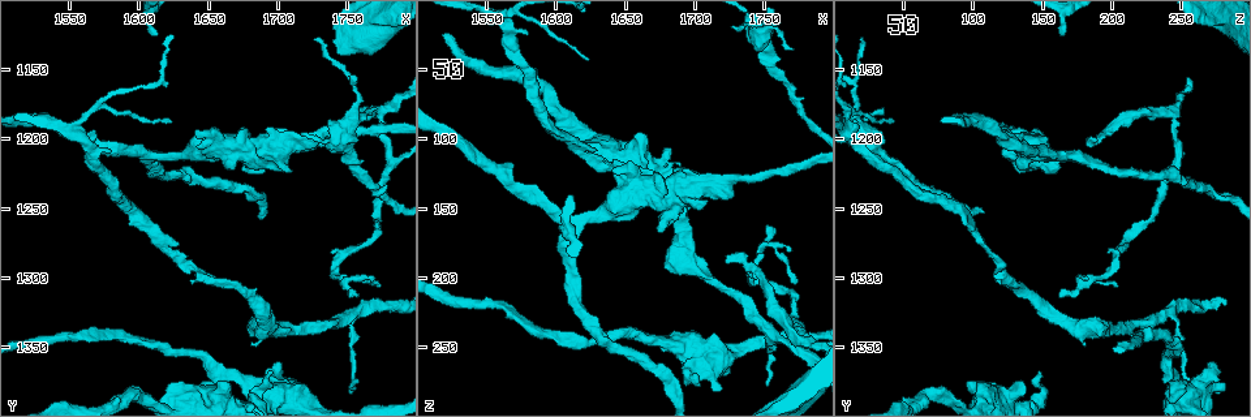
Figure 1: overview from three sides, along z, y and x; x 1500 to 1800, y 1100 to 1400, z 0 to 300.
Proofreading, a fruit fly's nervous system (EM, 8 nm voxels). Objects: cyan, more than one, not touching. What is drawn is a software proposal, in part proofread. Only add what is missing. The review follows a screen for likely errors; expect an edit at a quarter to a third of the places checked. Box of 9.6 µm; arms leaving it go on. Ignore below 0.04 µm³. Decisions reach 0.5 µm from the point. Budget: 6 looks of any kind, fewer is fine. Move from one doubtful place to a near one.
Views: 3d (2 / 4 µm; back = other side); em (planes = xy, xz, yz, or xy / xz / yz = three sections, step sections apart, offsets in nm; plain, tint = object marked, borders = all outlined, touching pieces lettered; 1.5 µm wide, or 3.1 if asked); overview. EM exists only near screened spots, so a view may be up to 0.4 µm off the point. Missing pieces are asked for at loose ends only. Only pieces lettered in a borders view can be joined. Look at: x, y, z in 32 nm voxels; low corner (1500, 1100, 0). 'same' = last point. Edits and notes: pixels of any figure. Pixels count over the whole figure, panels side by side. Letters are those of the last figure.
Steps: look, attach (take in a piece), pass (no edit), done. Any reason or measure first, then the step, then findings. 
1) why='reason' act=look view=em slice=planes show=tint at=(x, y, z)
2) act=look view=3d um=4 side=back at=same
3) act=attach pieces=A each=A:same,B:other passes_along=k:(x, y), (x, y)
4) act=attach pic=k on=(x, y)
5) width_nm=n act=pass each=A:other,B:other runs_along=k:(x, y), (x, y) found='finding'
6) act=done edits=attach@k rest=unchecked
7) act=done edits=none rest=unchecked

why='an open end' act=look view=em slice=planes show=borders at=(1644, 1196, 122)

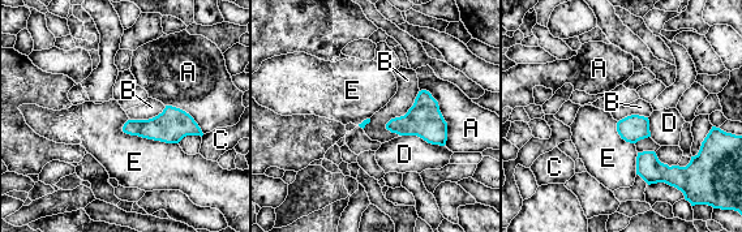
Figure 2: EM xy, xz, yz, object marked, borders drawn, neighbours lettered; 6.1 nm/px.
act=pass each=A:other,B:other,C:other,D:other,E:other found='no lettered piece goes on from it'

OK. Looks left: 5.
why='free end' act=look view=em slice=xz step=4 show=tint at=(1772, 1306, 204)

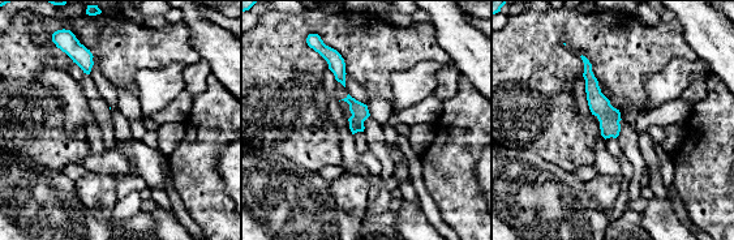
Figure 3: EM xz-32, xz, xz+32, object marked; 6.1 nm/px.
act=look view=em slice=xy step=8 show=borders at=same

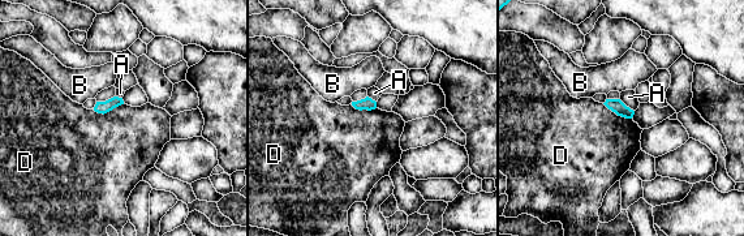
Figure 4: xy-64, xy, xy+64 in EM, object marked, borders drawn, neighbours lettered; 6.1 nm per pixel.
act=pass each=A:other,B:other,D:other border=4:(619, 99), (633, 111) found='no lettered piece goes on from it'

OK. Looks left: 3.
why='branch stops here' act=look view=em slice=xz step=8 show=tint at=(1752, 1382, 276)

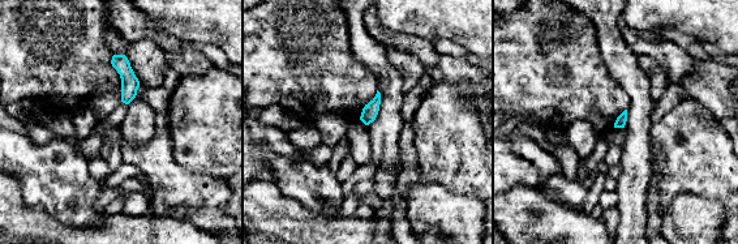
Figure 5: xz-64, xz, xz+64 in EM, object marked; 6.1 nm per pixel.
act=look view=em slice=planes show=borders at=same

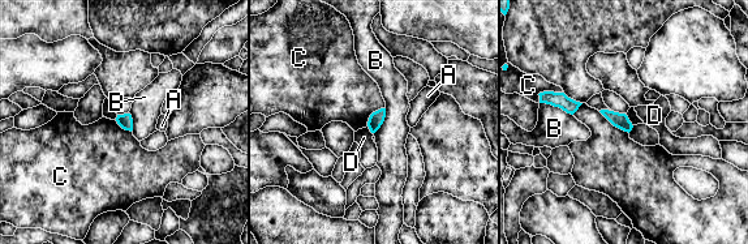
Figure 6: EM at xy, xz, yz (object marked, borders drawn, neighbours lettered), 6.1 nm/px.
act=pass each=A:other,B:other,C:other,D:other border=6:(563, 91), (541, 91), (538, 102) found='none of them fits'

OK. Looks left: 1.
act=done edits=none rest=unchecked

